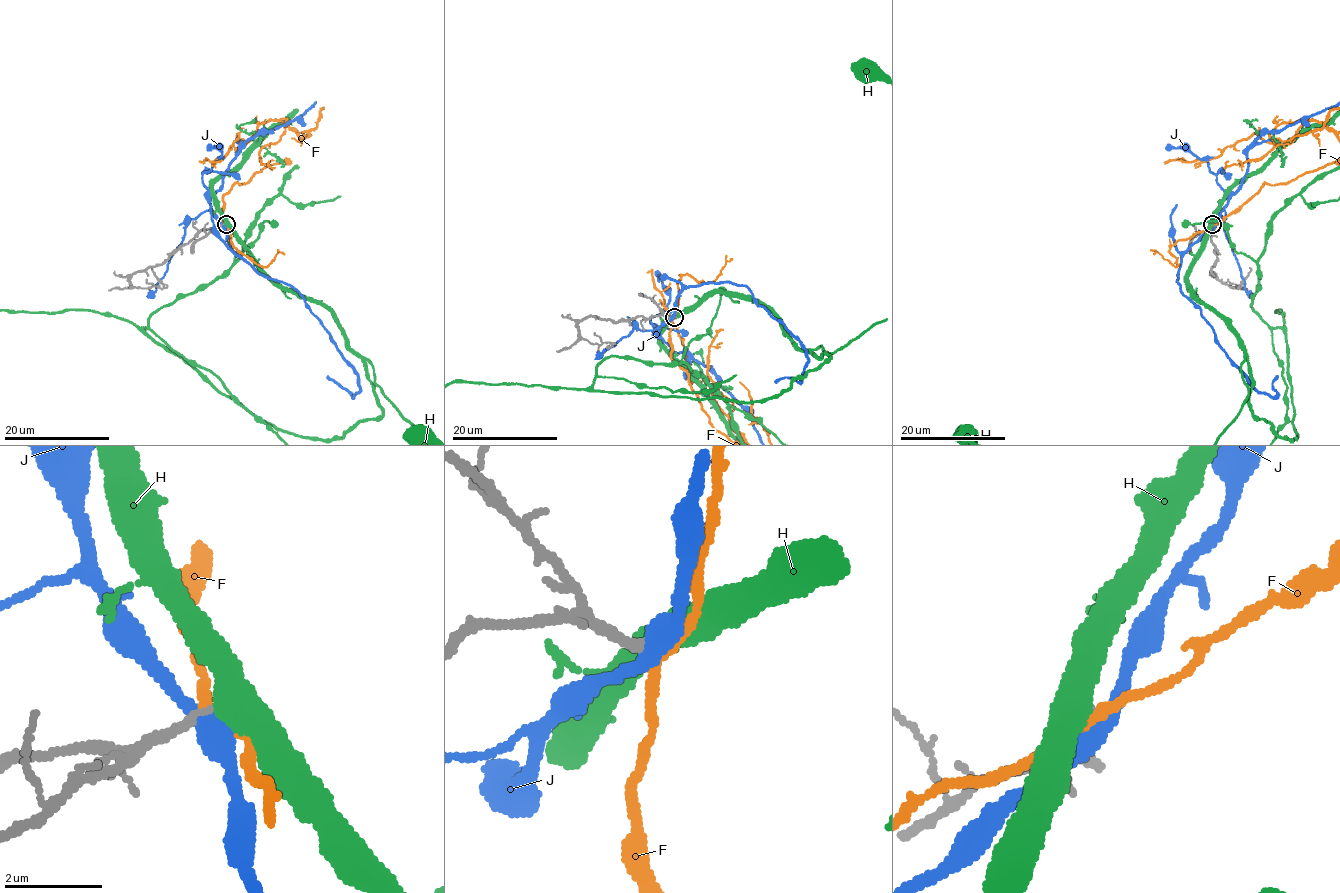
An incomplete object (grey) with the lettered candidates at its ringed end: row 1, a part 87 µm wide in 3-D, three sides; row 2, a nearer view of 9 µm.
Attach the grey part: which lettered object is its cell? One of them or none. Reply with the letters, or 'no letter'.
H

